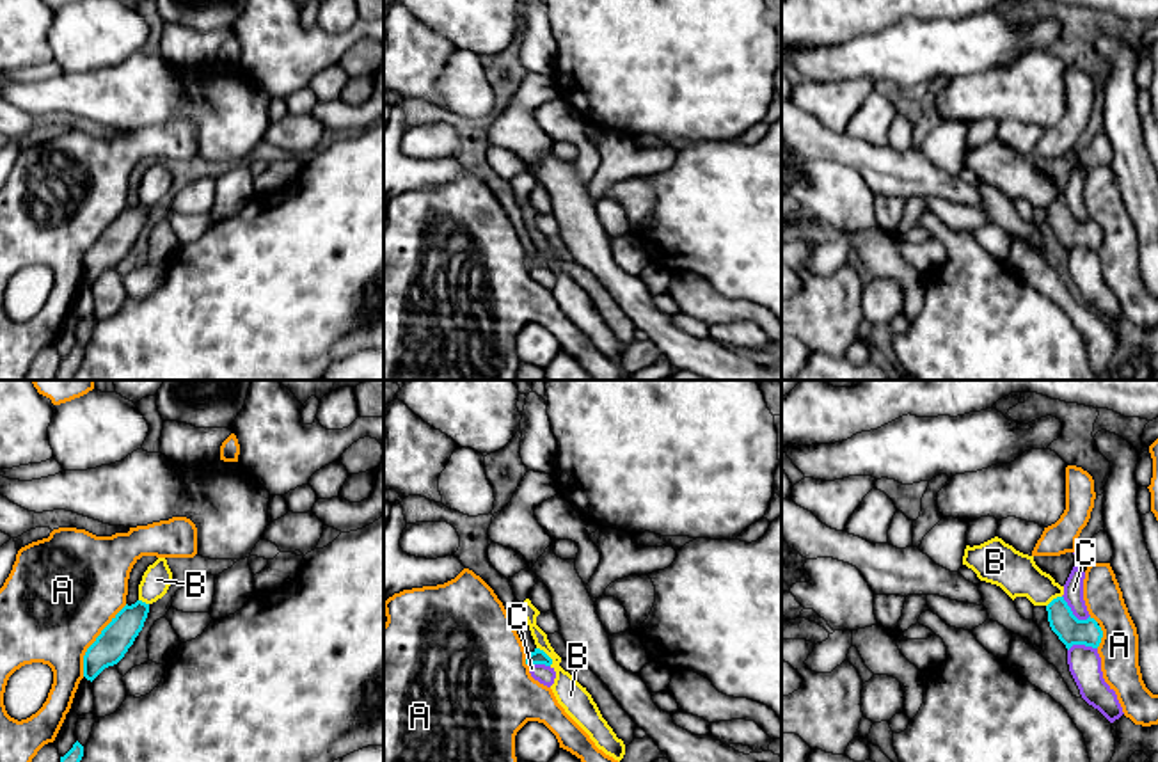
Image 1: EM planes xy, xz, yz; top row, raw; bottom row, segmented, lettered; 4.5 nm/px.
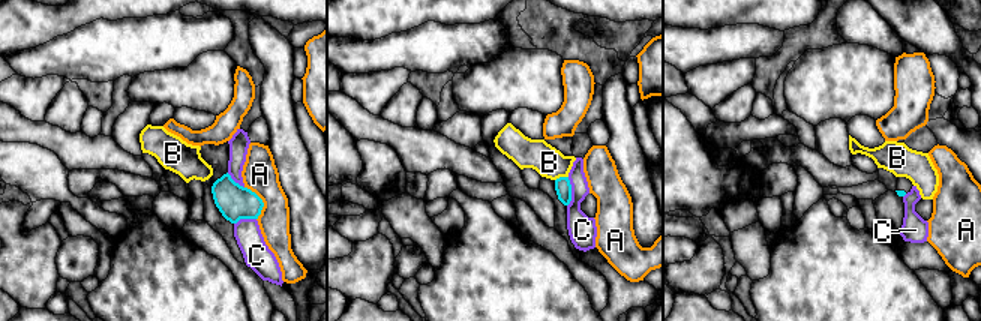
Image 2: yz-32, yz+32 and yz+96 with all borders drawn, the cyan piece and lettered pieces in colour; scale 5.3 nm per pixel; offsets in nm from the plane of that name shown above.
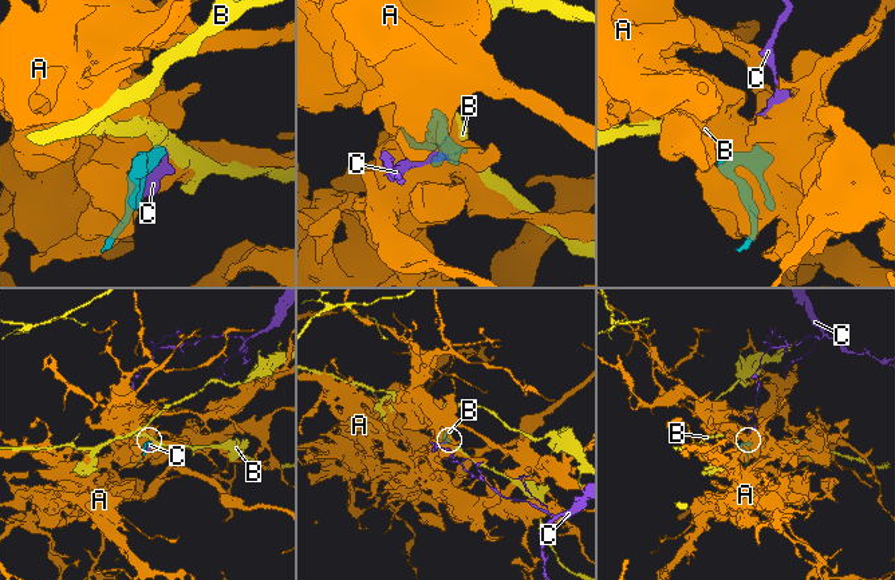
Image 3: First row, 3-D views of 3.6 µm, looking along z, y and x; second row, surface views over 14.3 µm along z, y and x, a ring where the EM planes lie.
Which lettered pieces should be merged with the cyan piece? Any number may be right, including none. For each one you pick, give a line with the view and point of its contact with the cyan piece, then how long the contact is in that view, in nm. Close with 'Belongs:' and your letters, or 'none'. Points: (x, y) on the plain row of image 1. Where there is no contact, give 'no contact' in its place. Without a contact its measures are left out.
Belongs: none

